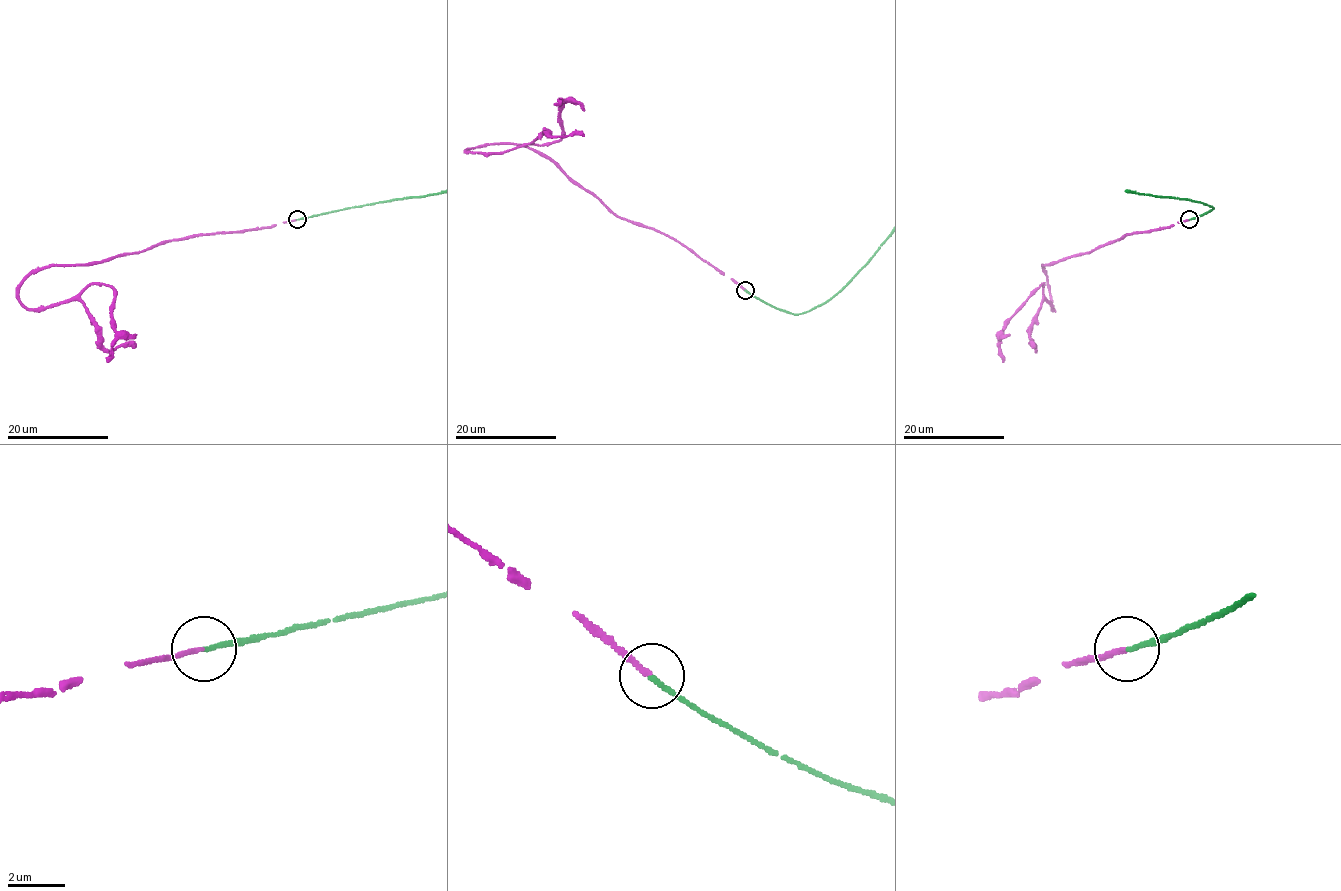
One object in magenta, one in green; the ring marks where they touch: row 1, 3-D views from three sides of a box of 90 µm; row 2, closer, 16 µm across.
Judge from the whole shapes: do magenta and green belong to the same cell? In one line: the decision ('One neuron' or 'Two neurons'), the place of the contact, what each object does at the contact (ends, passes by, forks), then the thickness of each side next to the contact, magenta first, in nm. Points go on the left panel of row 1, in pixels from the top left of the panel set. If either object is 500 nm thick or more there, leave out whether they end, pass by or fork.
One neuron. Place: (297, 219). At the ring magenta ends. At the ring green ends. Thickness 150 nm (magenta) against 160 nm

